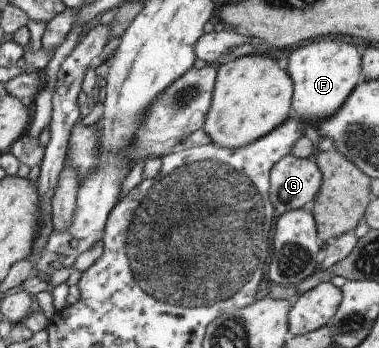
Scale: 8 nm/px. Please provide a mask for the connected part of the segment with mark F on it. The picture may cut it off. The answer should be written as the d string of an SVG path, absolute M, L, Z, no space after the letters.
M328 36L320 42L310 42L288 54L286 61L288 74L294 80L293 116L302 124L312 126L326 118L336 116L348 100L348 94L363 82L363 58L358 55L356 46L342 36Z

